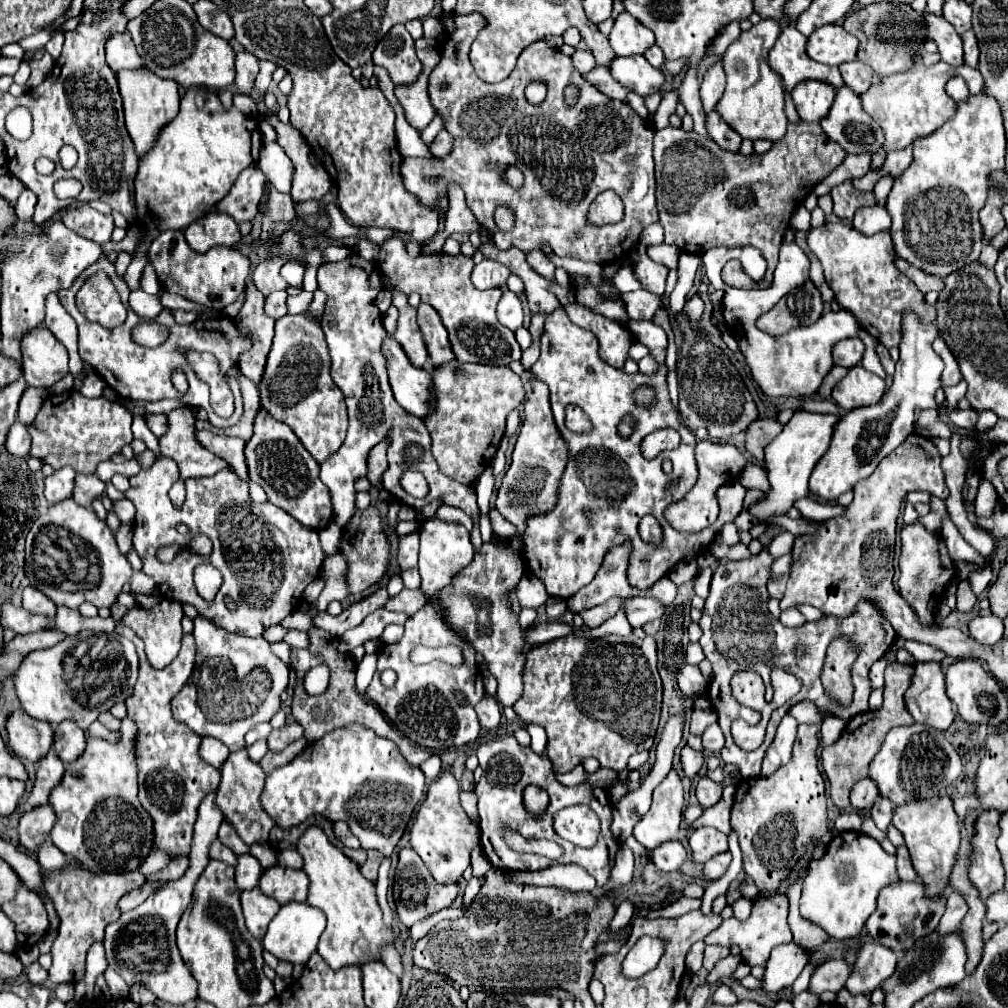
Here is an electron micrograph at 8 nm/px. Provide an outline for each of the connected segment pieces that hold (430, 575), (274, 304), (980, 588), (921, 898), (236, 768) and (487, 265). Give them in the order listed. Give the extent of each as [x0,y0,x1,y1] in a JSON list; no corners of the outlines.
[[418,517,474,597],[264,291,288,319],[968,569,992,595],[866,881,946,955],[216,749,274,845],[472,259,510,289]]

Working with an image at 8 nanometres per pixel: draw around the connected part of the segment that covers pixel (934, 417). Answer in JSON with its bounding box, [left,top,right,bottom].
[916,410,952,440]

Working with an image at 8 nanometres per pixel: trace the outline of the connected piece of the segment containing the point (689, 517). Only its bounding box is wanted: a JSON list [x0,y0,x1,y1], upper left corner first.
[666,441,748,533]

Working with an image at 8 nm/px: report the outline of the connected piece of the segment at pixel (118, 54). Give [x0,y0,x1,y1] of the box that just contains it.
[106,31,142,71]

